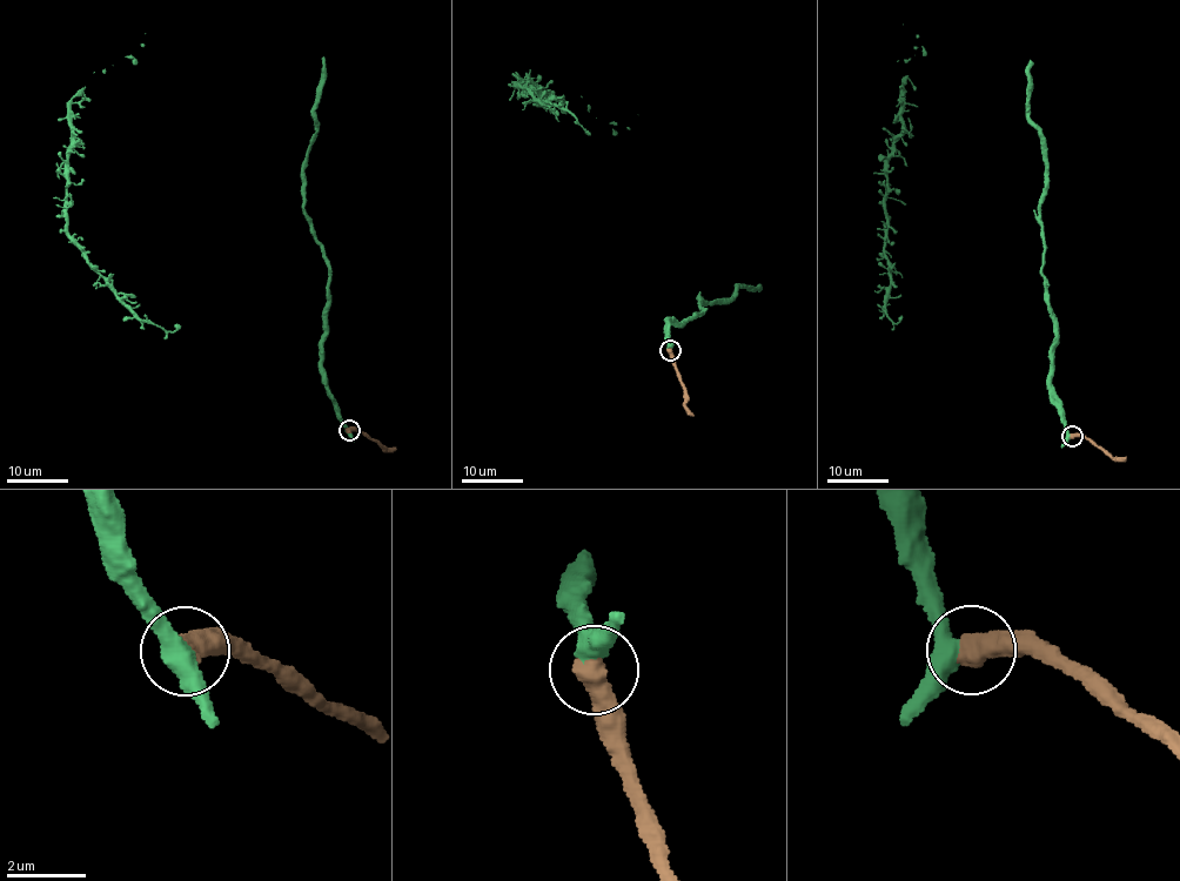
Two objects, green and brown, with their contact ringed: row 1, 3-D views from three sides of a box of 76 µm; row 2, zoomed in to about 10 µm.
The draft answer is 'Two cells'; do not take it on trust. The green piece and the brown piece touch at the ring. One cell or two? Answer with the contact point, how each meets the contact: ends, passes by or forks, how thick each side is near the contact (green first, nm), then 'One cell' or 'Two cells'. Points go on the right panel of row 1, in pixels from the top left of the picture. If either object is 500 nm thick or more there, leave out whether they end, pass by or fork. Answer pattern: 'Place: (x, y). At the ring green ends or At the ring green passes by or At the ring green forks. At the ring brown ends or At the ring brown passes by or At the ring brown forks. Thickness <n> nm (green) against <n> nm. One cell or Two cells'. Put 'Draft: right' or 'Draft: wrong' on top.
Draft: wrong
Place: (1072, 436). Thickness 400 nm (green) against 700 nm. One cell

